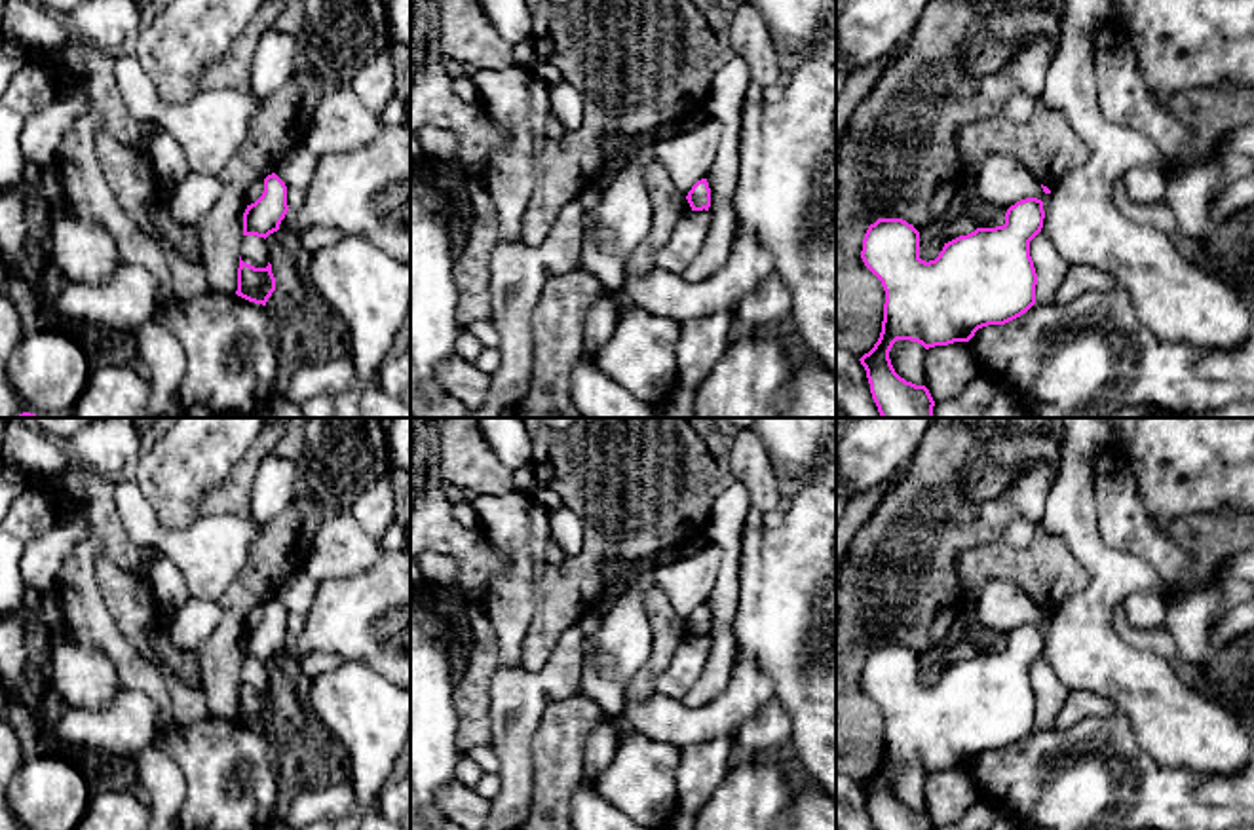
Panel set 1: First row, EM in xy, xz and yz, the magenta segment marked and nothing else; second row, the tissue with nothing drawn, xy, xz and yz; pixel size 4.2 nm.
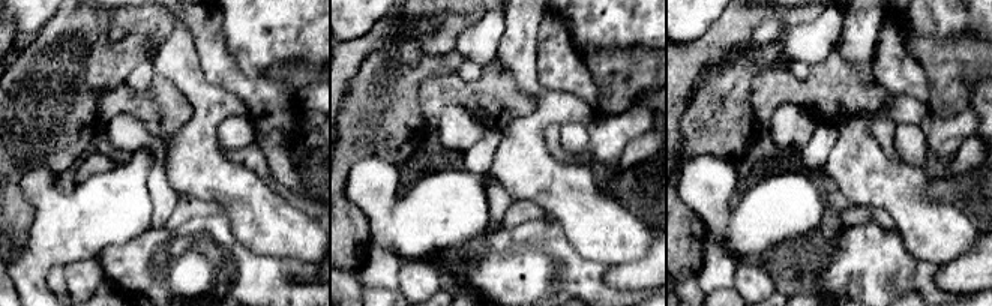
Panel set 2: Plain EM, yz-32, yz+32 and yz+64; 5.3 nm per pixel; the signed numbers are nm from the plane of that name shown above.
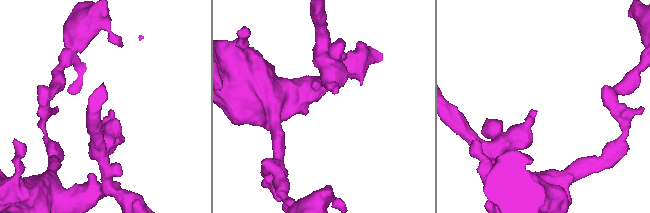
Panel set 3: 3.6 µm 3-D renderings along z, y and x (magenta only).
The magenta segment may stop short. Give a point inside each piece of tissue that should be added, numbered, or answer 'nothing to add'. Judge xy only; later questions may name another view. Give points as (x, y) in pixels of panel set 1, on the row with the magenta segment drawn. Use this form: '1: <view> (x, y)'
nothing to add

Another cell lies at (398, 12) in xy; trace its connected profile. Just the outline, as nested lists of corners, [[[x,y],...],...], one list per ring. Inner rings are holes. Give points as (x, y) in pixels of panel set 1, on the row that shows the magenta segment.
[[[386,0],[390,38],[410,46],[410,0]]]

